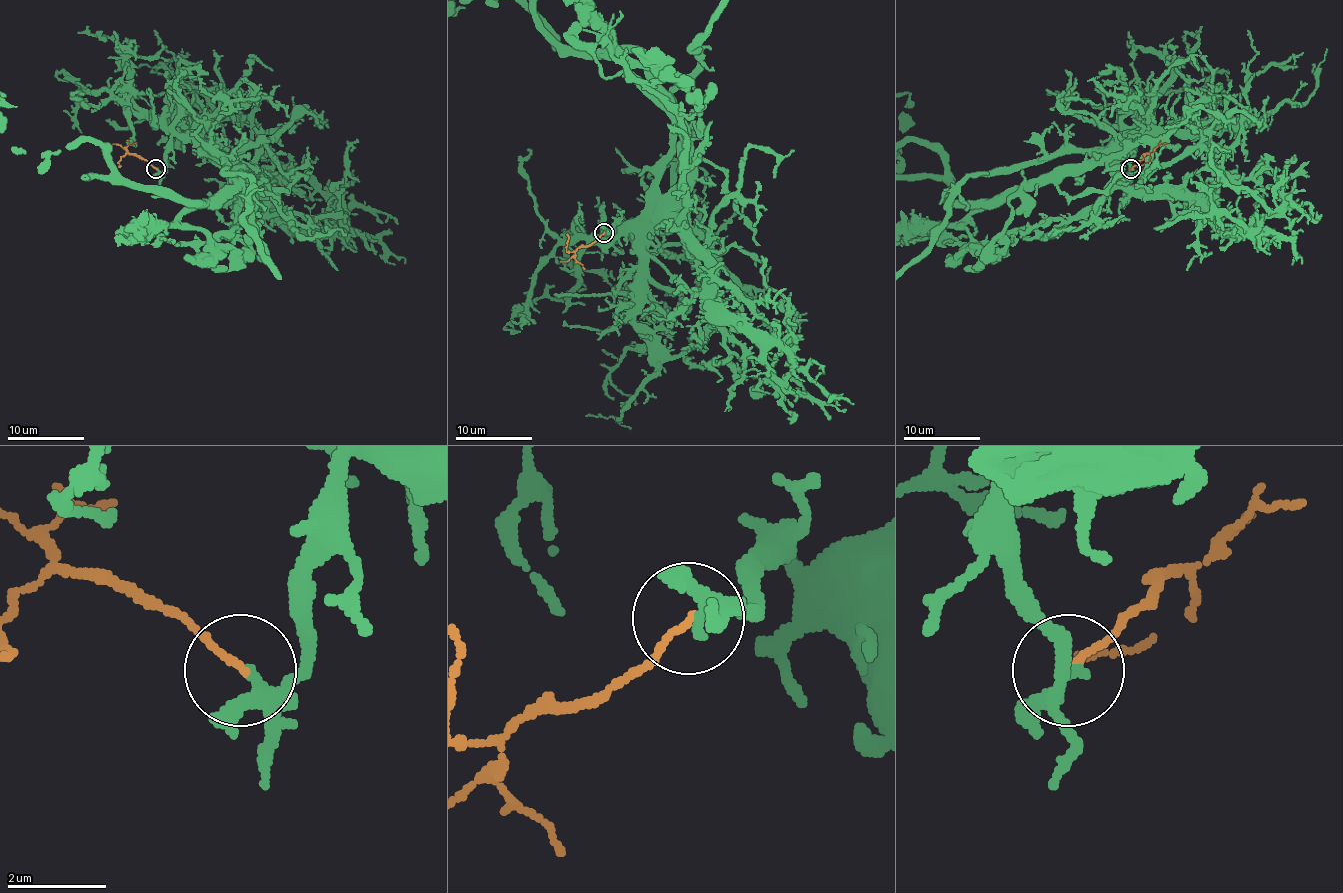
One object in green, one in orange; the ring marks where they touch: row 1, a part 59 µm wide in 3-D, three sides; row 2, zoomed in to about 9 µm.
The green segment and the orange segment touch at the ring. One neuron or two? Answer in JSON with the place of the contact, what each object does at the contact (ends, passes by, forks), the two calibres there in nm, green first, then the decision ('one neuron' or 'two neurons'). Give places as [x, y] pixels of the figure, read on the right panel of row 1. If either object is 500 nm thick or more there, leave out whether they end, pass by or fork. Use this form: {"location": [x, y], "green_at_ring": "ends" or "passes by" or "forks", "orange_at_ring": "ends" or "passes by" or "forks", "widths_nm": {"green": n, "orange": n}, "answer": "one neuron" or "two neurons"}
{"location": [1130, 169], "green_at_ring": "forks", "orange_at_ring": "ends", "widths_nm": {"green": 220, "orange": 140}, "answer": "two neurons"}

